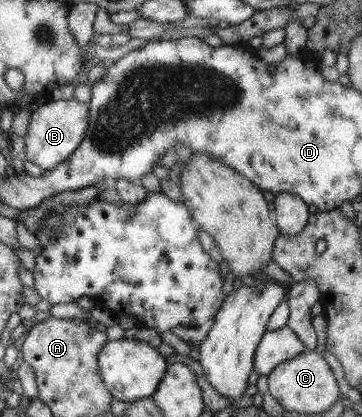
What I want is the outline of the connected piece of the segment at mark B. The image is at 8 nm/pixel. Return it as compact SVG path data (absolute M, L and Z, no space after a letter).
M74 98L70 101L43 100L41 107L31 114L29 133L23 137L26 145L24 159L29 159L34 165L42 167L43 171L50 171L70 158L84 140L89 127L89 107Z

